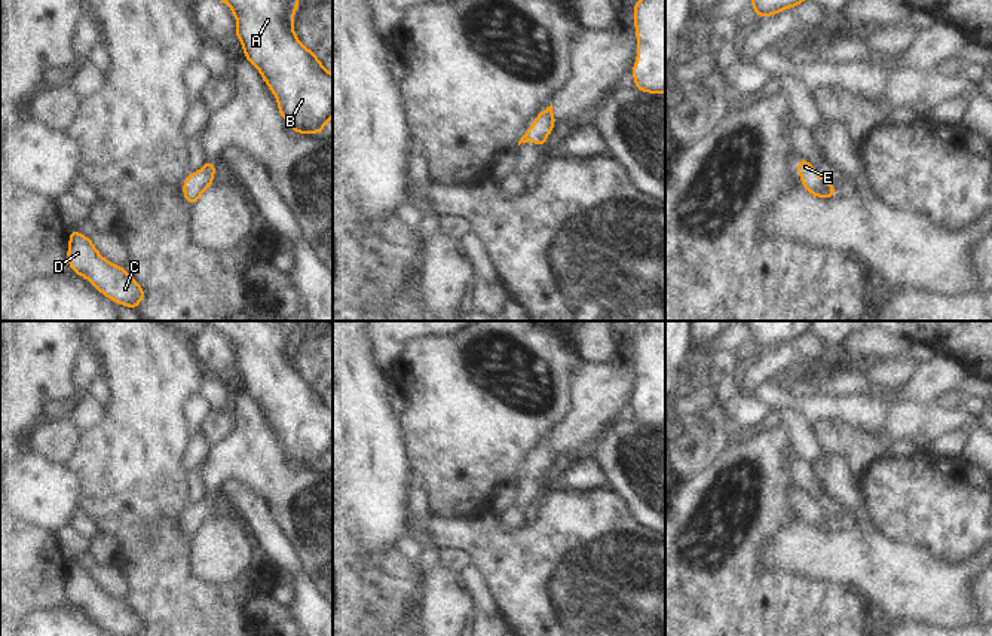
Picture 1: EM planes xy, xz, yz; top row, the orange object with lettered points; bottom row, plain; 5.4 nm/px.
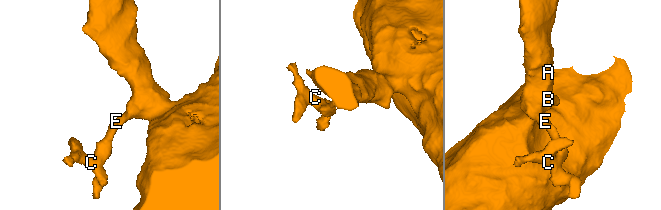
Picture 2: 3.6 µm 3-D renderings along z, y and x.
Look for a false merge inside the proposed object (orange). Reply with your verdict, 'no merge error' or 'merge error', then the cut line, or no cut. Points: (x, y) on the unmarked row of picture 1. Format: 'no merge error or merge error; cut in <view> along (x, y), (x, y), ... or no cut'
no merge error; no cut

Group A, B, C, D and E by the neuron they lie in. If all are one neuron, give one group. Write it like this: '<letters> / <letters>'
A B C D E

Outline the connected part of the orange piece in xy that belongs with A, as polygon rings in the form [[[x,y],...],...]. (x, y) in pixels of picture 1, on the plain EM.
[[[206,321],[209,330],[224,334],[236,351],[235,369],[244,380],[244,392],[249,394],[278,432],[278,444],[296,467],[322,467],[333,450],[333,407],[319,391],[306,380],[294,366],[293,354],[300,337],[297,321]]]

